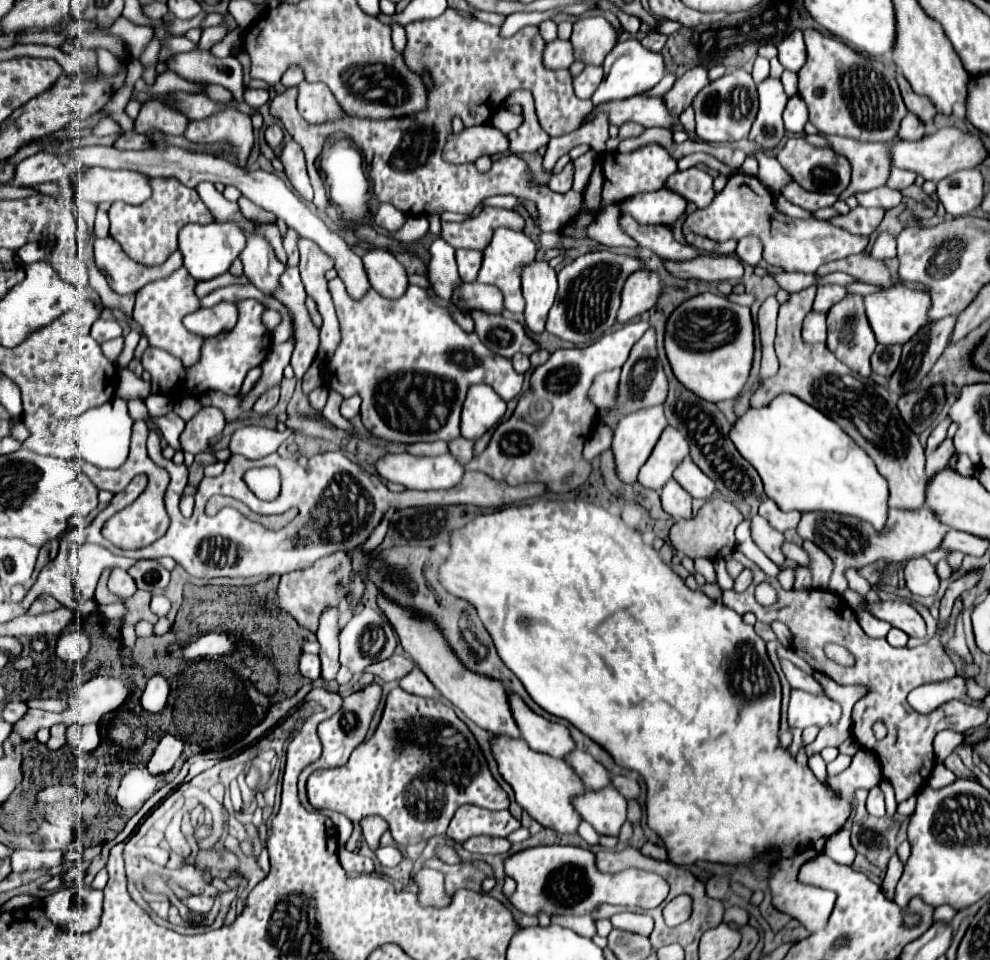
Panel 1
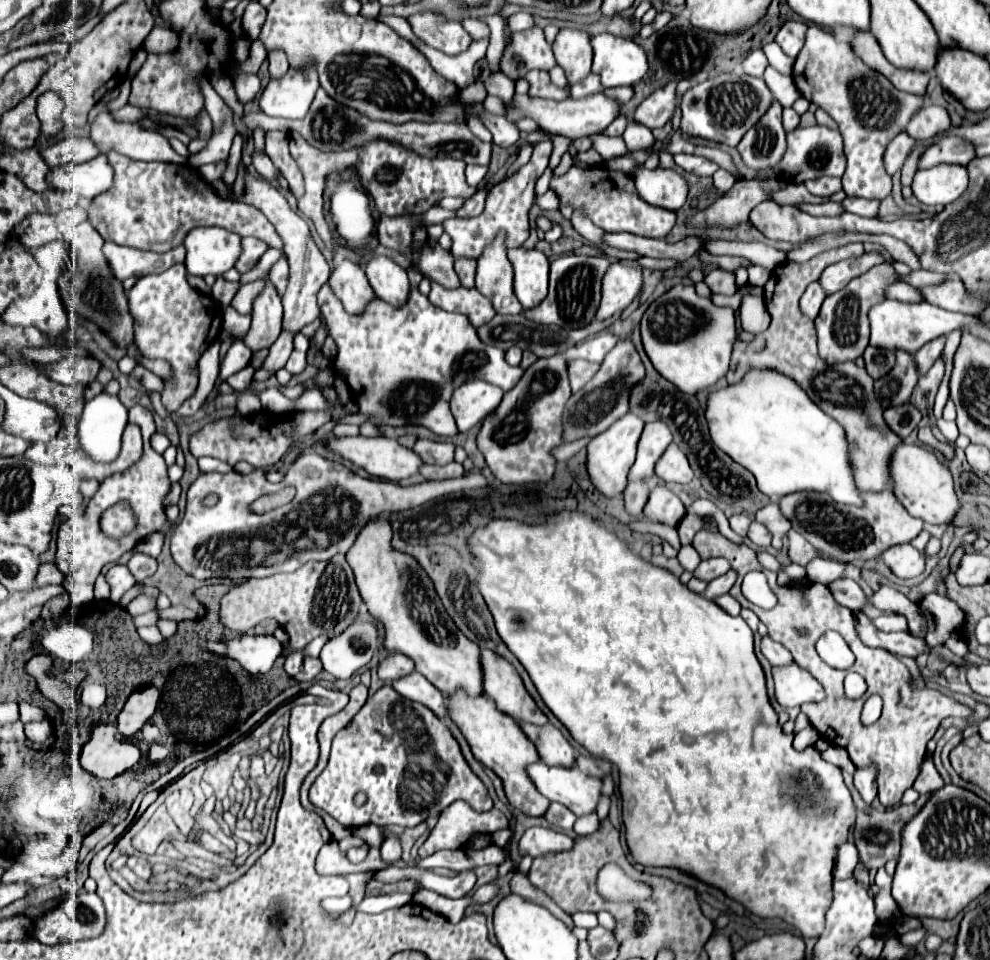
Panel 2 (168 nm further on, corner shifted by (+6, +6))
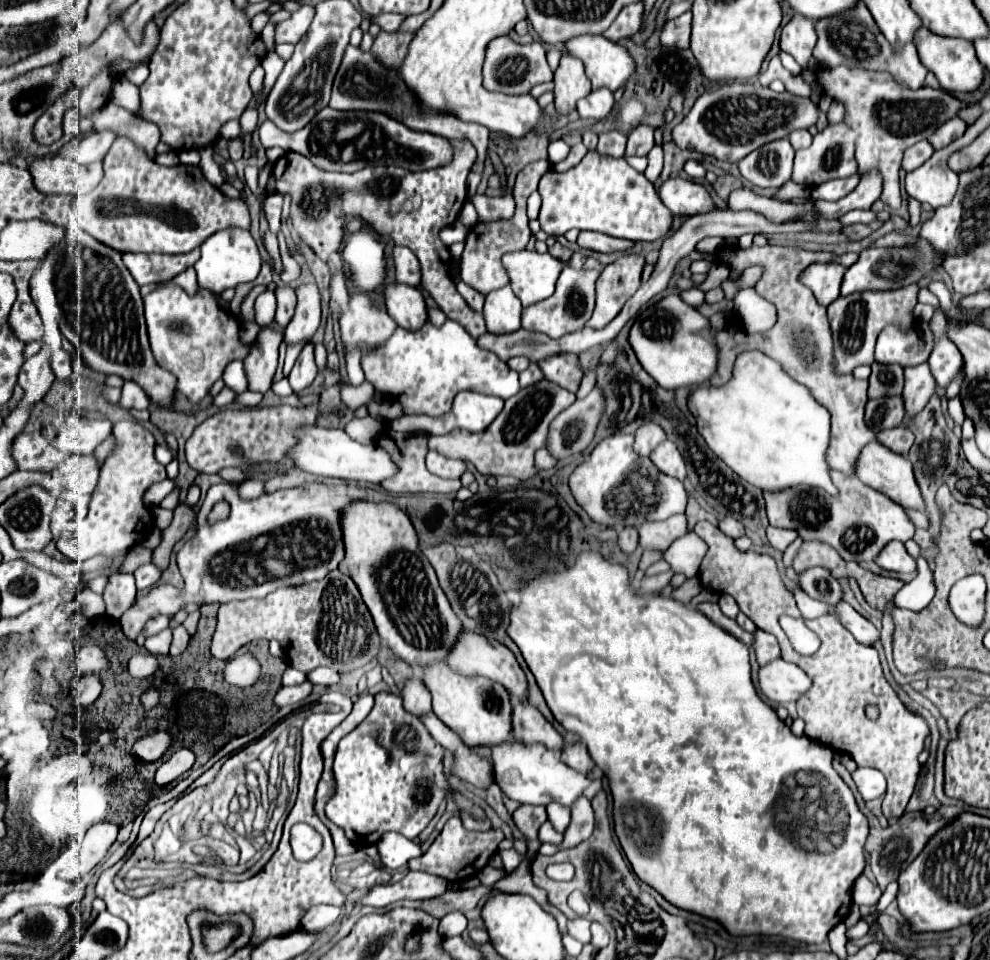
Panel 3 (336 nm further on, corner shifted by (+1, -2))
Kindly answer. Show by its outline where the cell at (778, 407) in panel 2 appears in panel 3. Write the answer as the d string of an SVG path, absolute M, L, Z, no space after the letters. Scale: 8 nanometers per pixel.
M753 350L739 354L733 370L733 380L721 388L699 386L689 398L689 408L697 416L697 426L707 446L743 480L761 488L763 492L779 492L791 486L807 484L823 488L837 496L831 482L831 468L827 464L827 448L831 438L831 414L813 398L813 394L795 382L779 362Z

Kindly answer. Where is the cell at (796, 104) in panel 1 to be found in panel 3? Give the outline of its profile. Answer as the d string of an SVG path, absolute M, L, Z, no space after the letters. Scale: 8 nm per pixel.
M793 130L793 132L789 134L789 142L791 142L791 146L793 146L795 150L805 148L805 146L811 144L811 134L809 134L807 130Z

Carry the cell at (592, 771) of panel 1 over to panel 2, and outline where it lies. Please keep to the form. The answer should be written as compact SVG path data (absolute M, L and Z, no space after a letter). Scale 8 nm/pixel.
M520 722L520 728L528 736L528 740L532 740L532 744L536 746L536 752L542 762L550 766L564 766L564 768L574 766L576 750L568 744L568 740L560 734L558 728L554 728L552 724L530 726L526 722Z

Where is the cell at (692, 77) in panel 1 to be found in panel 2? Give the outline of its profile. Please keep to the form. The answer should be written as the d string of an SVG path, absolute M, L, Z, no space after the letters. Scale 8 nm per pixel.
M666 84L664 88L656 90L650 98L646 98L634 112L632 120L648 126L650 130L662 128L674 114L676 108L676 84Z

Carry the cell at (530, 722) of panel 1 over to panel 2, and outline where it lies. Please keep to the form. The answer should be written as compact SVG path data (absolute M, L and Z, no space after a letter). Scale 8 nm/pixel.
M480 650L480 666L484 668L484 692L498 708L514 720L546 724L548 718L538 710L532 696L526 692L516 668L492 650Z

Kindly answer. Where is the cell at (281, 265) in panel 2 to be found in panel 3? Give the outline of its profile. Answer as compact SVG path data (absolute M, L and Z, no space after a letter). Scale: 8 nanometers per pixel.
M277 286L275 296L277 296L275 322L285 328L289 324L289 318L293 316L293 310L297 304L297 294L295 294L295 288L291 288L291 286Z

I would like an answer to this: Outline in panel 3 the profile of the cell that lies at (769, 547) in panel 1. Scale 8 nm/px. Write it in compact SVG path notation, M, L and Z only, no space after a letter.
M725 518L725 520L721 520L721 522L719 522L719 528L721 528L727 536L731 536L731 538L739 538L739 536L745 534L745 526L743 526L739 520L735 520L735 518Z

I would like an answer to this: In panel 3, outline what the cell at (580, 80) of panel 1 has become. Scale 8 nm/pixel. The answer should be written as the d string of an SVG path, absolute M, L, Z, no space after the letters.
M599 88L599 90L593 90L589 96L581 98L577 102L577 110L579 110L579 116L581 118L605 118L611 108L613 108L615 100L613 100L613 94L605 88Z

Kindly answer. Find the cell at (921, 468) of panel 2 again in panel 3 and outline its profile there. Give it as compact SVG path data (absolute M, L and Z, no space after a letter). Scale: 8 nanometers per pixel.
M871 442L869 446L863 448L861 462L857 464L857 478L861 482L865 482L867 486L879 490L881 494L889 496L895 504L903 506L905 510L921 510L921 512L925 512L925 500L921 496L917 480L915 480L913 464L905 456L893 452L891 448L883 446L879 442Z

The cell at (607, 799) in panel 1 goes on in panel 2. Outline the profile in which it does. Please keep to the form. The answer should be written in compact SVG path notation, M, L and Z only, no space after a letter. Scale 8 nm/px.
M544 762L530 764L528 776L544 798L564 804L576 816L596 810L596 802L600 798L600 778L592 778L576 768L548 766Z

